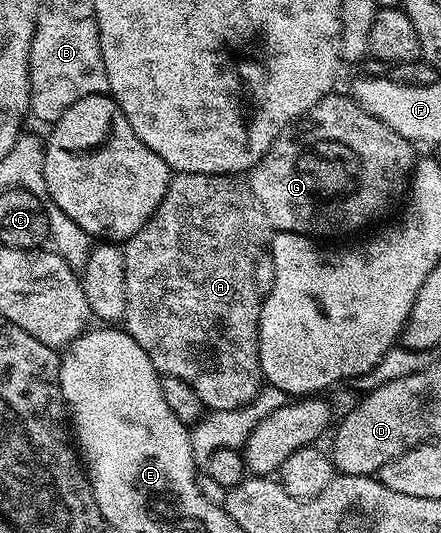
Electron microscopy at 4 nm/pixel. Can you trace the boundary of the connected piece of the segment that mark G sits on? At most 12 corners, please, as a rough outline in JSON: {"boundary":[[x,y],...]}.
{"boundary":[[323,97],[249,171],[272,230],[385,216],[416,146]]}

